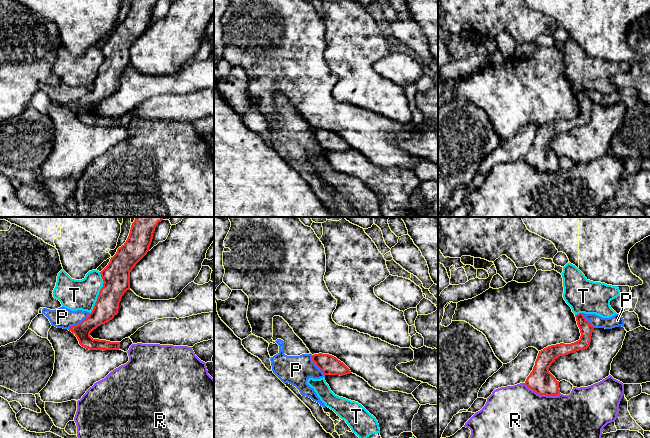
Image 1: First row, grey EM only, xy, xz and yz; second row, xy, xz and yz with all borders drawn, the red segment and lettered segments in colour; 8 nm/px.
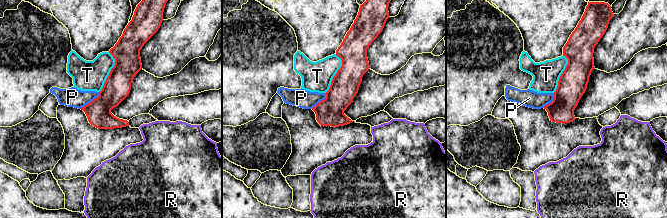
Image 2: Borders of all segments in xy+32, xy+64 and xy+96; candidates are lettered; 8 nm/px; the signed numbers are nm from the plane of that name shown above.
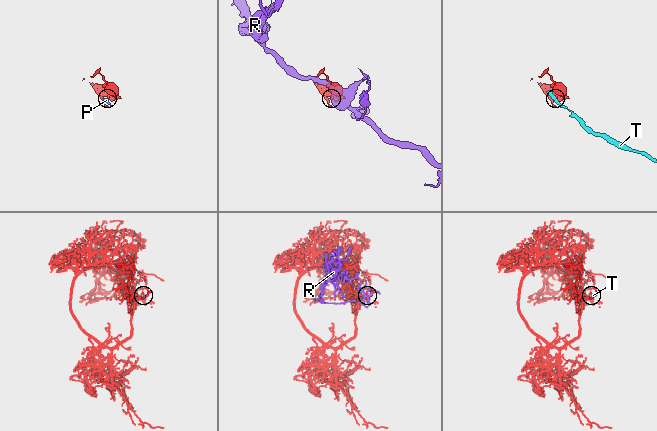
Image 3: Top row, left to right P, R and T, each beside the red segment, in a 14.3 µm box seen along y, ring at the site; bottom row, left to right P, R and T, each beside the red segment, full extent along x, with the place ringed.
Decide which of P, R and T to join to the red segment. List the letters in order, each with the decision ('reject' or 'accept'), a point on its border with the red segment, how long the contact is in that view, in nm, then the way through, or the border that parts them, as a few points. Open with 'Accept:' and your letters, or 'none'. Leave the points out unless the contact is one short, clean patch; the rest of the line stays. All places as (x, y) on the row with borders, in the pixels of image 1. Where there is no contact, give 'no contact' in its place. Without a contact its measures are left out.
Accept: none
P: reject; contact xy (79, 323); length 220 nm; border xy (90, 313), (68, 329)
R: reject; contact yz (542, 394); length 300 nm
T: reject; contact xy (99, 293); length 340 nm

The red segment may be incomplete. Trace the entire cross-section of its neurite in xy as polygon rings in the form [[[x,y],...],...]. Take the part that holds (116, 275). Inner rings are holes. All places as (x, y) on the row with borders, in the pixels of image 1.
[[[135,217],[126,242],[117,249],[116,254],[111,257],[108,265],[100,272],[104,283],[92,312],[81,323],[68,329],[75,334],[82,347],[89,350],[103,351],[120,349],[120,342],[93,339],[90,333],[98,326],[109,322],[117,315],[121,298],[124,293],[130,289],[130,272],[149,251],[155,228],[162,220],[163,217]]]

